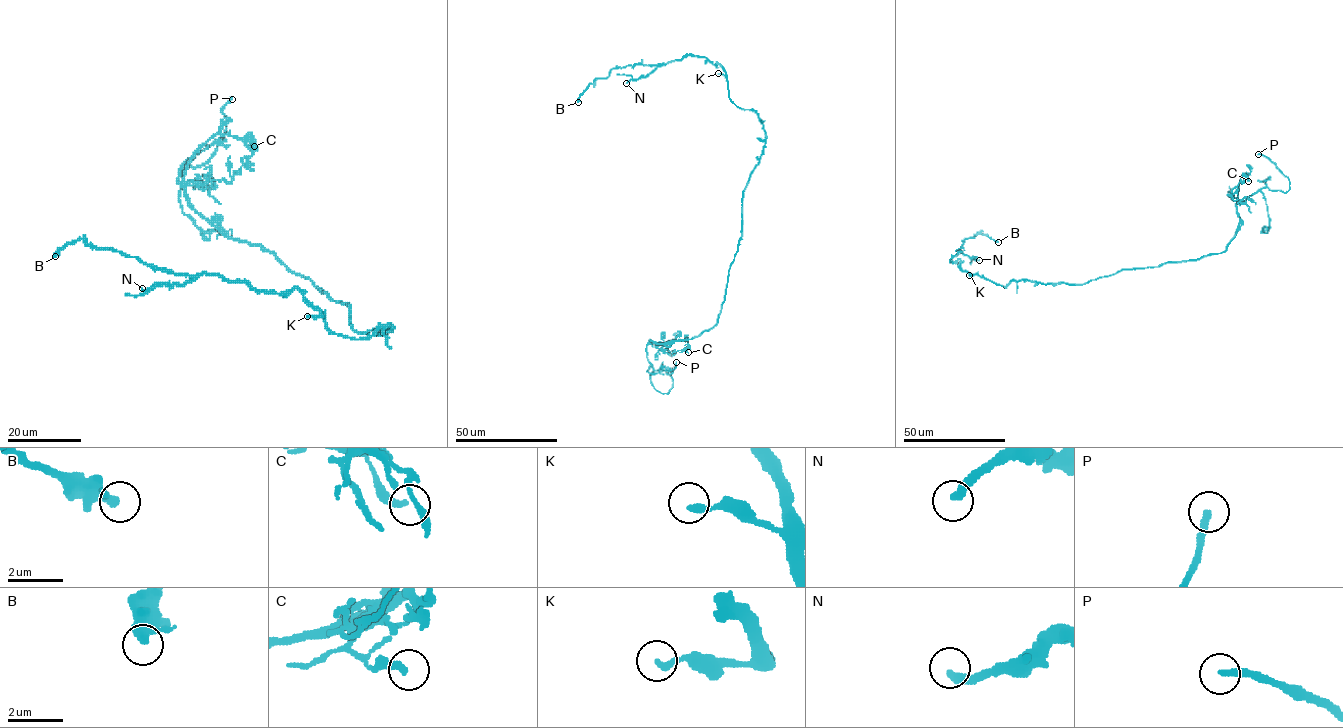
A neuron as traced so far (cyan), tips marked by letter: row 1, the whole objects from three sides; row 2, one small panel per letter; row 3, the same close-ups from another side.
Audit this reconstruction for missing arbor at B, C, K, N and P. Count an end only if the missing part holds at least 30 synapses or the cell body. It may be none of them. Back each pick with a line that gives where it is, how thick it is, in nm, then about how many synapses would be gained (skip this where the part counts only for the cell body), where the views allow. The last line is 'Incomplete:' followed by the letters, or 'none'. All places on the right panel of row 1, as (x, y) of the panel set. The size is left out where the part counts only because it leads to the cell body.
N: at (979, 260); 280 nm thick; about 200 synapses
P: at (1258, 154); 240 nm thick
Incomplete: N, P

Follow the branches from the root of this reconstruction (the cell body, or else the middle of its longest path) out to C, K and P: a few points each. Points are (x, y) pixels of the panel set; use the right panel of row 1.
C: (1094, 280), (1123, 269), (1221, 253), (1239, 222), (1236, 202), (1240, 176), (1249, 174), (1245, 176), (1248, 181)
K: (1094, 280), (1082, 284), (1044, 284), (1020, 280), (1011, 281), (1006, 288), (977, 275), (969, 275)
P: (1094, 280), (1223, 252), (1239, 224), (1237, 203), (1264, 187), (1289, 189), (1289, 179), (1258, 154)

